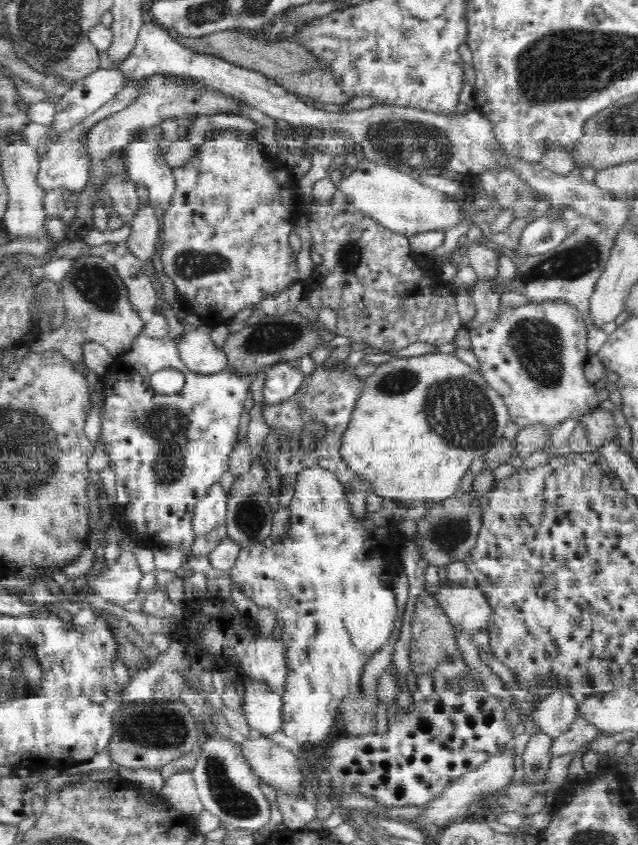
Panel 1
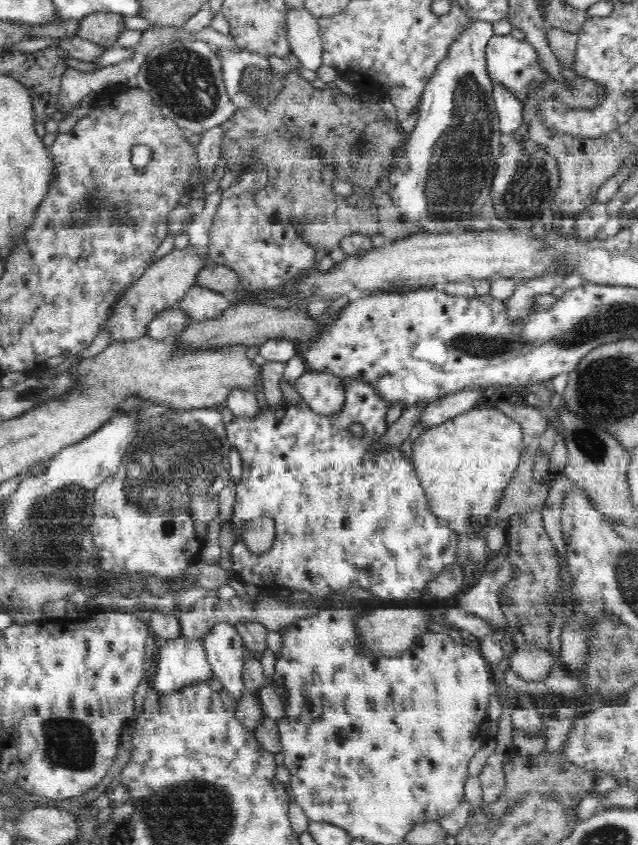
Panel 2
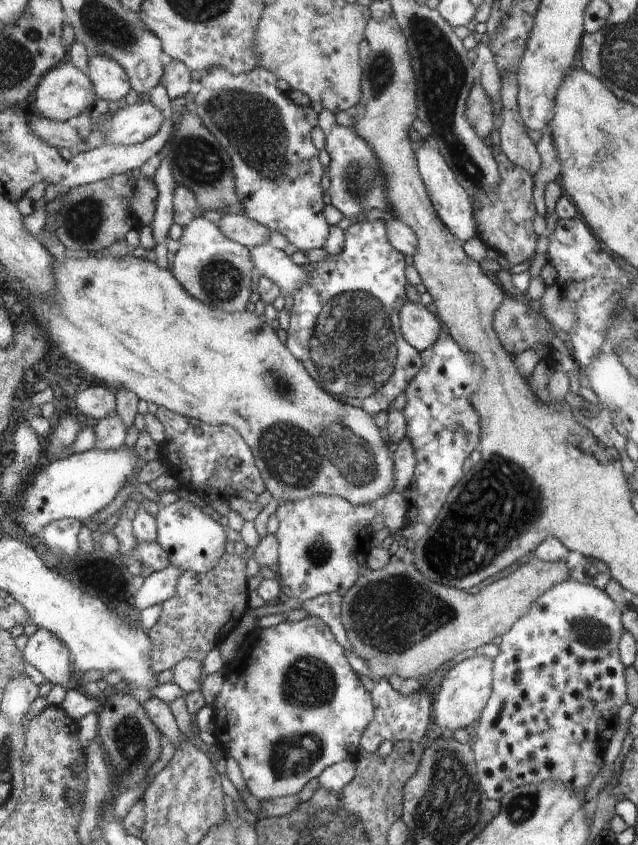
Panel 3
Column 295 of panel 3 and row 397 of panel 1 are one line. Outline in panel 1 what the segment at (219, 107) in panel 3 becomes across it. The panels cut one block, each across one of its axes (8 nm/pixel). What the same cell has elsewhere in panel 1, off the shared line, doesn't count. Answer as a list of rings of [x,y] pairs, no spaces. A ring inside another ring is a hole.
[[[142,332],[131,345],[130,352],[115,358],[106,378],[101,380],[104,394],[101,441],[106,456],[116,466],[116,503],[110,511],[114,522],[121,525],[131,543],[152,540],[189,553],[196,538],[192,528],[196,503],[213,484],[220,482],[220,476],[228,470],[229,456],[236,446],[240,430],[244,400],[255,376],[232,374],[227,369],[209,375],[191,371],[180,359],[177,340],[169,336],[152,338]],[[165,368],[175,368],[184,373],[182,391],[167,395],[152,389],[152,374]]]

